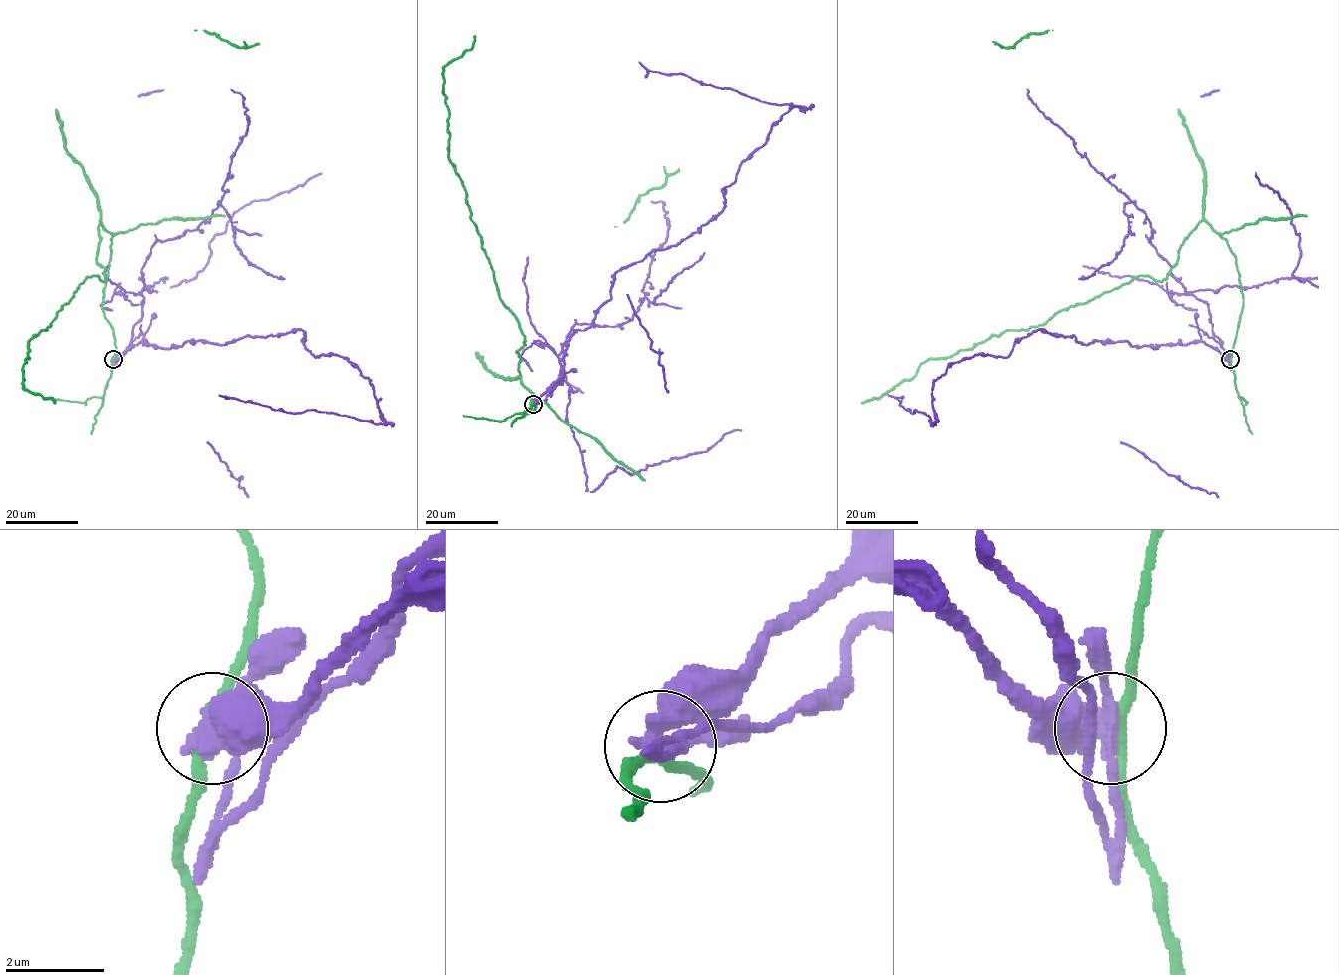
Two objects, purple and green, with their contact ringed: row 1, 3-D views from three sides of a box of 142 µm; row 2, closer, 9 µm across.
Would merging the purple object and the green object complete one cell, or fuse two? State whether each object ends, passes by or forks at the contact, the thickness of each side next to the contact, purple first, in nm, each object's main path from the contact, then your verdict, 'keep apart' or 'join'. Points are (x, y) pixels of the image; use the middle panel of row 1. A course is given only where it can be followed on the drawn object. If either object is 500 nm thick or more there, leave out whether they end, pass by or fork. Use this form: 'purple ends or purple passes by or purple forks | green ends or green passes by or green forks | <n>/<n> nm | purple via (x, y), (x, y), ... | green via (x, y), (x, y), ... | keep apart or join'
purple forks | green passes by | 340/260 nm | purple via (532, 404), (561, 375), (568, 340), (610, 298), (614, 274), (707, 224), (771, 126), (804, 109), (639, 61) | green via (532, 404), (522, 417), (531, 394), (518, 369), (523, 335), (449, 158), (442, 71), (475, 35) | keep apart

